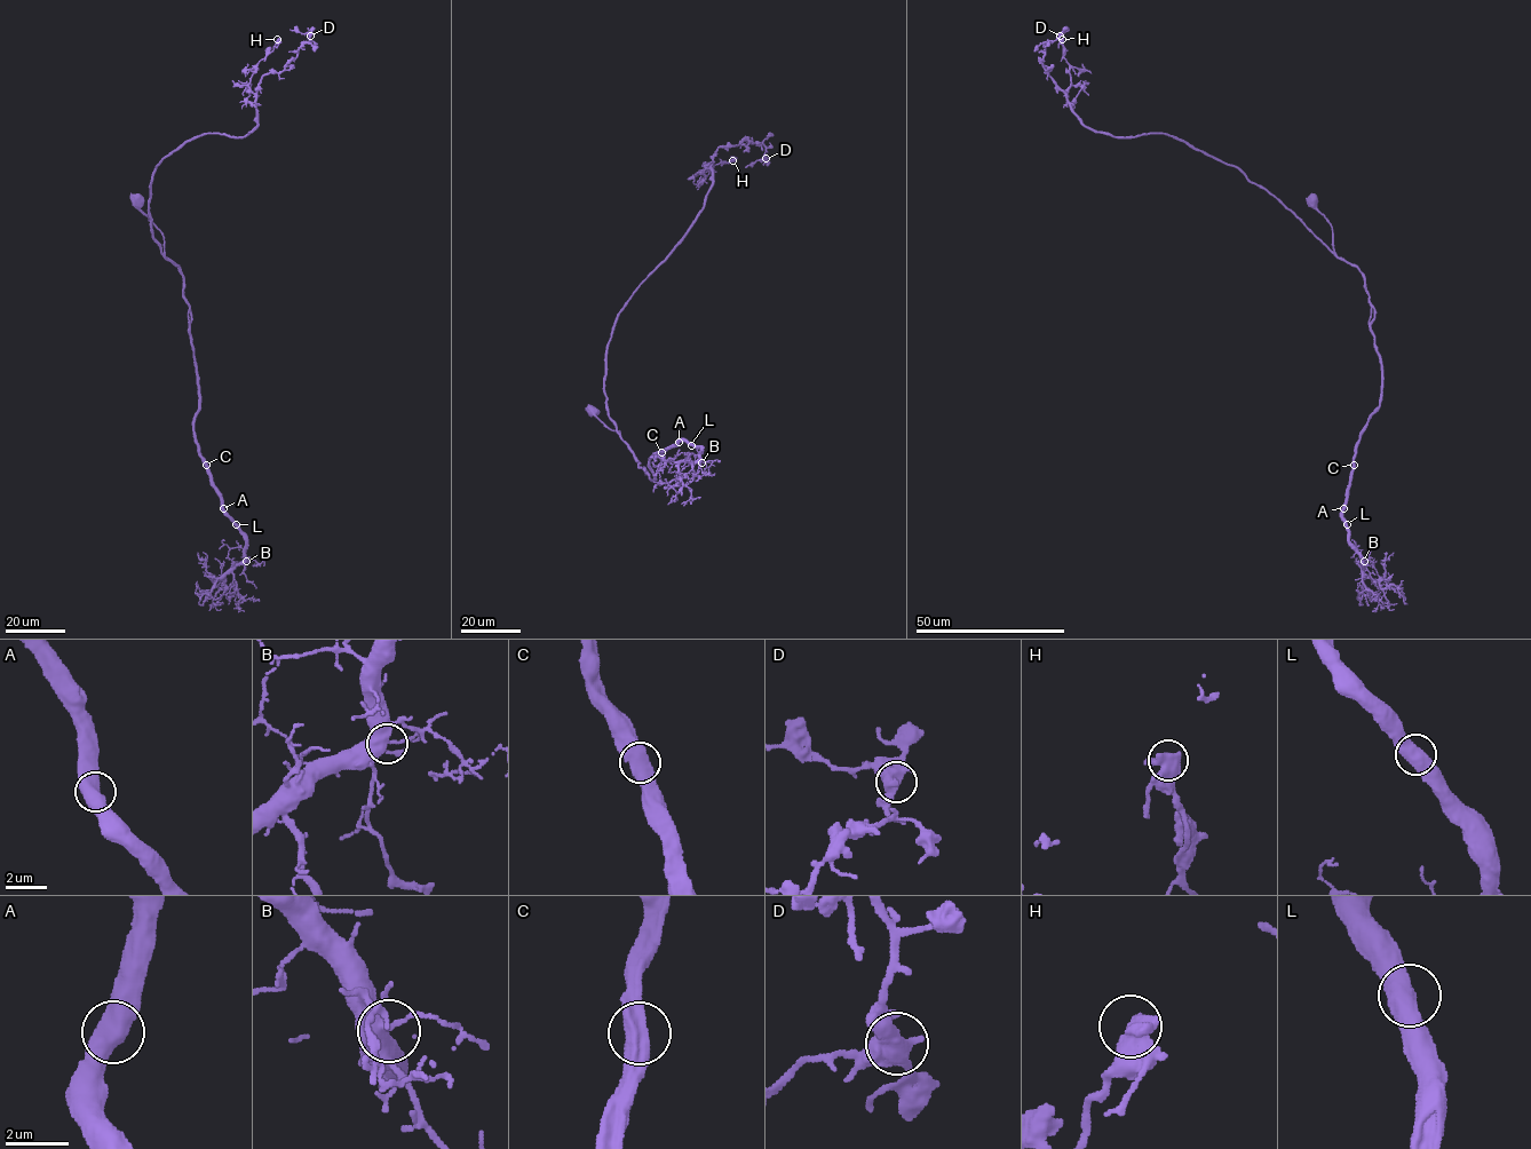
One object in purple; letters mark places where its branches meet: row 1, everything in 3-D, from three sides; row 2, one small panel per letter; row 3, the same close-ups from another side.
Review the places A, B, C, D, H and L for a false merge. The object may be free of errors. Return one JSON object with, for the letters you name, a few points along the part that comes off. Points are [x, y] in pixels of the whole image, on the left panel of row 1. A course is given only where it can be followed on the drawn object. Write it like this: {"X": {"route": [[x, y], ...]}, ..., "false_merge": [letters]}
{"false_merge": []}

